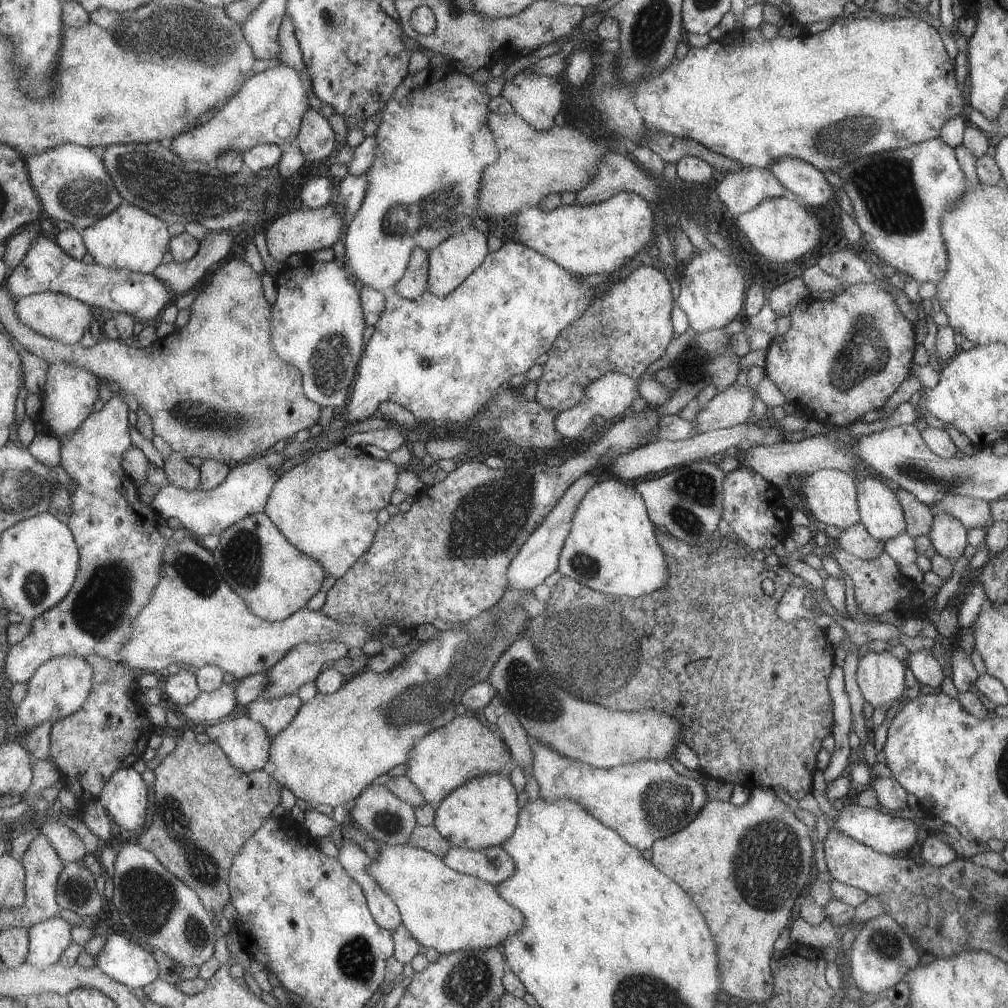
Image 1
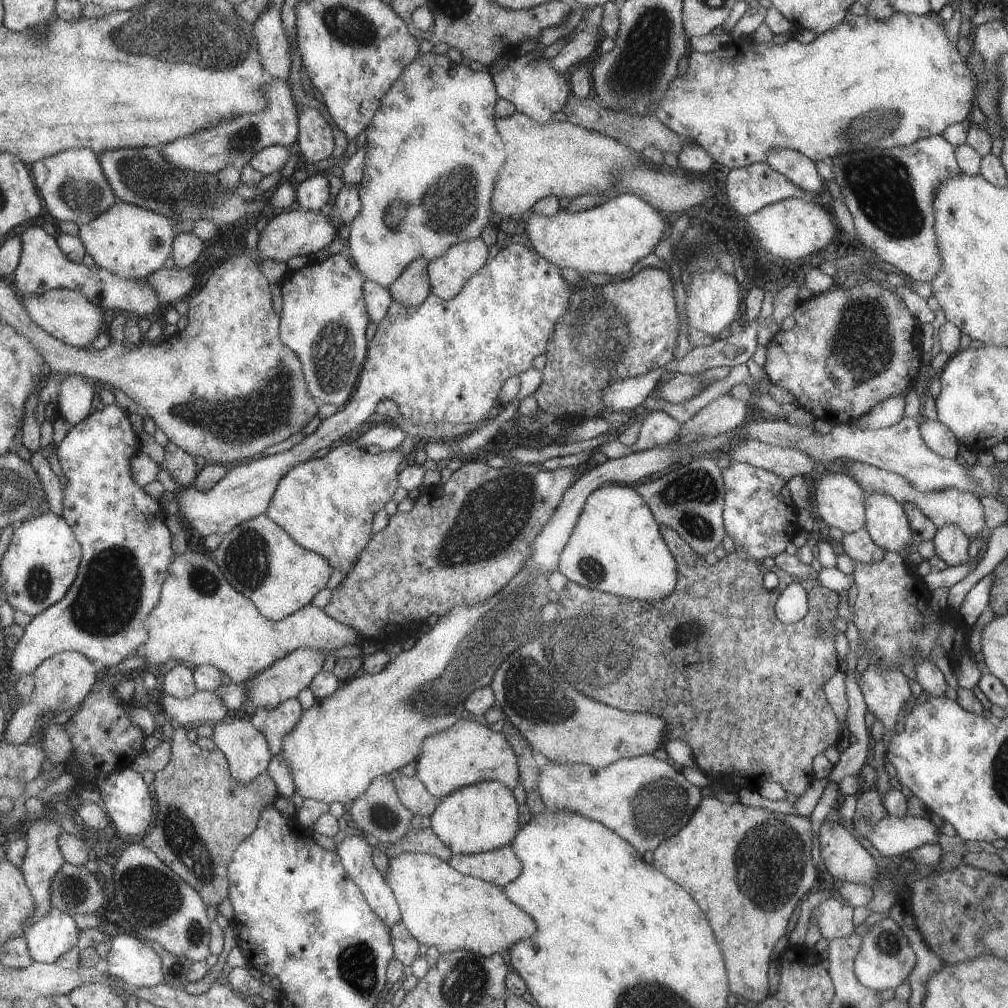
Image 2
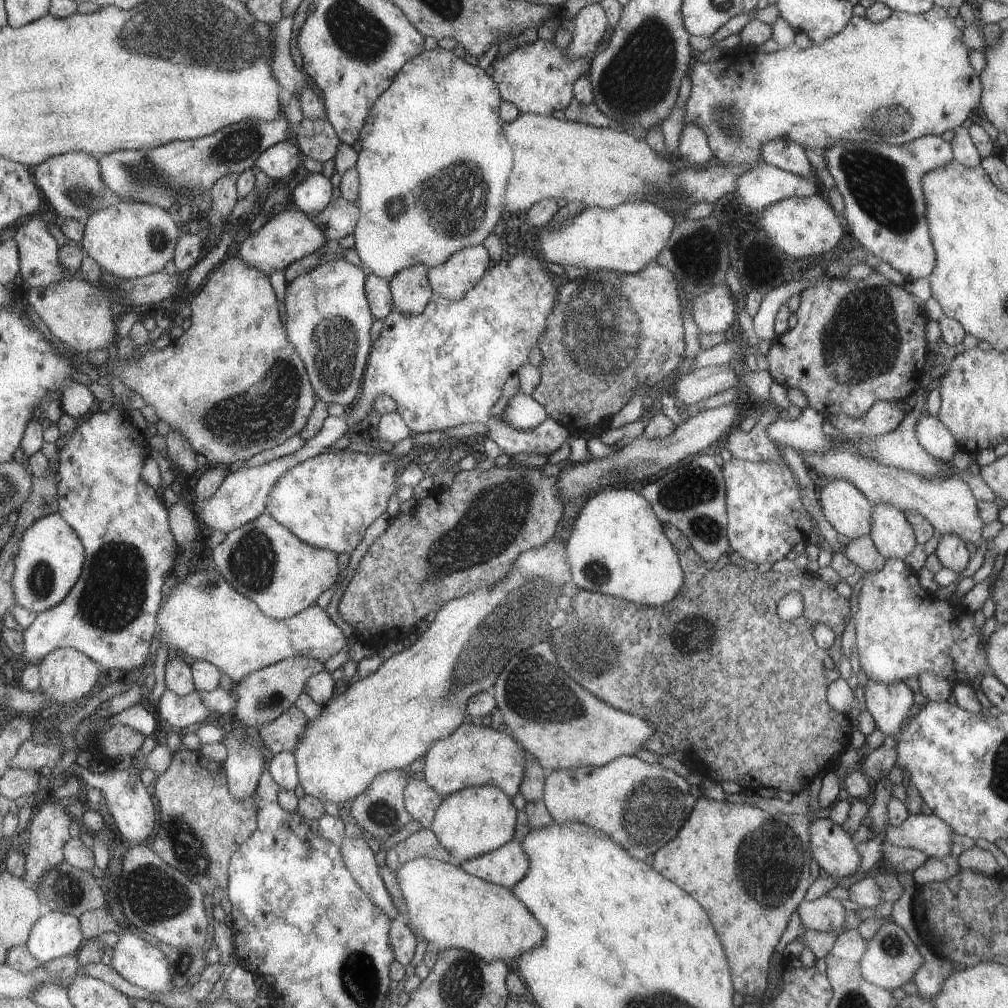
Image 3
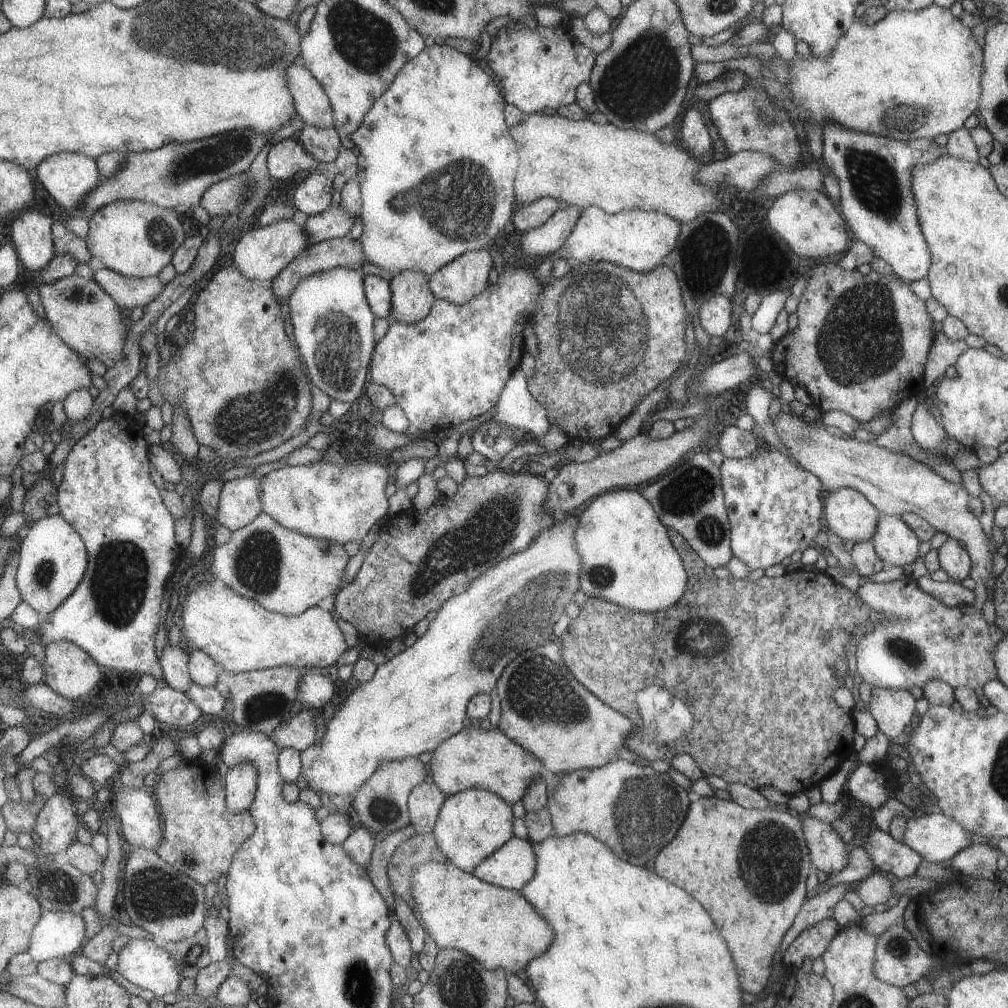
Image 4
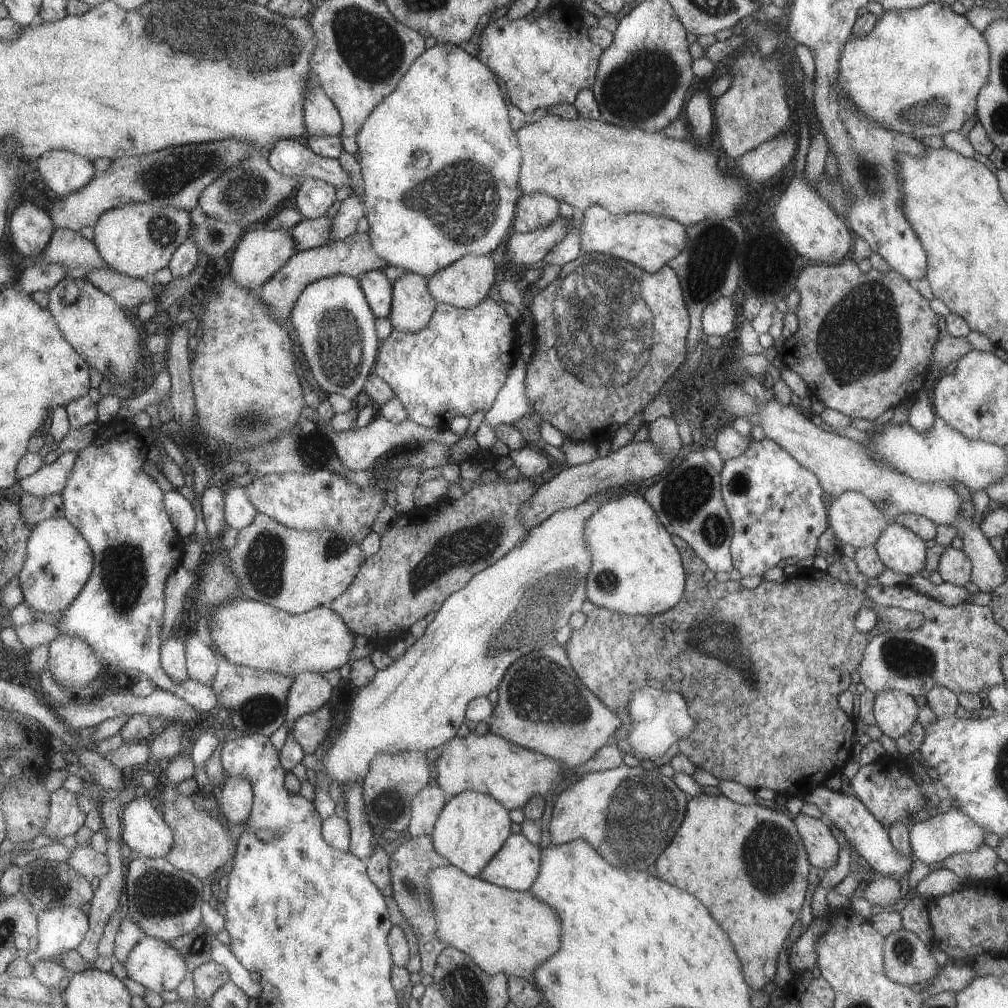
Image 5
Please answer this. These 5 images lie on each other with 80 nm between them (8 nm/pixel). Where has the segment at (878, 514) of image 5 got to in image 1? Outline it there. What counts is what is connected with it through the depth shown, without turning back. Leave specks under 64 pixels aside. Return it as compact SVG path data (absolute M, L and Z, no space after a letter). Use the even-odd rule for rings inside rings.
M819 469L805 476L801 486L809 512L825 525L832 524L843 530L860 522L857 504L857 482L851 478L851 472L837 469Z

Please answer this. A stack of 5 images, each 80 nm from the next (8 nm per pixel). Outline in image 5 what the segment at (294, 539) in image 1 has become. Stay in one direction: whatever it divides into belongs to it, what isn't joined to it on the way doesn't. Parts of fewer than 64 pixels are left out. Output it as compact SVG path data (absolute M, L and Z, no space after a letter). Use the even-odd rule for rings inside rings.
M319 466L311 473L271 473L251 480L245 490L257 513L265 513L271 520L300 531L353 535L364 526L371 526L375 514L385 505L383 492L375 482L362 489L343 475Z

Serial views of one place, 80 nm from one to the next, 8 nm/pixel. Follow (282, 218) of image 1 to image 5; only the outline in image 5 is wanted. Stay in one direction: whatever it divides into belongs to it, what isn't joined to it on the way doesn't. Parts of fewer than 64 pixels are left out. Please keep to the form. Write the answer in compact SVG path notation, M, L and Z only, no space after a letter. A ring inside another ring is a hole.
M267 227L245 231L233 246L233 257L227 272L228 276L240 287L246 289L260 287L295 253L294 242L288 232L282 228Z

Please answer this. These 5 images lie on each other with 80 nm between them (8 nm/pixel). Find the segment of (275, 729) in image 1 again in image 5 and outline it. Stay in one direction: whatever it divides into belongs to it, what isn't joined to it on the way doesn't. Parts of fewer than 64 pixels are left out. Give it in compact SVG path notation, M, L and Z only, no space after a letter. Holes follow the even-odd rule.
M327 703L323 707L300 716L295 723L292 723L292 737L302 748L305 755L311 755L315 748L321 745L331 726L331 710Z

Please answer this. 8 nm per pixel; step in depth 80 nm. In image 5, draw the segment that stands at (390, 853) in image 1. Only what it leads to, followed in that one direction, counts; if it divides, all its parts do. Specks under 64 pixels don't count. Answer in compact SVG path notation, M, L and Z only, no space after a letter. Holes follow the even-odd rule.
M451 864L432 868L425 874L436 918L438 939L446 946L464 952L483 972L491 976L503 973L531 980L540 964L545 963L560 950L562 920L553 907L537 900L531 891L512 891L498 887L481 880L478 876L470 877Z

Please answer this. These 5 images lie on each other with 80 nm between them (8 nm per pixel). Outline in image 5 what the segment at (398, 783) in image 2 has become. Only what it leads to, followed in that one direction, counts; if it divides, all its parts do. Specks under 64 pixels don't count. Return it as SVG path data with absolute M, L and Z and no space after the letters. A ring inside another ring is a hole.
M437 784L425 787L412 800L412 814L405 836L430 835L437 815L447 801L447 796Z

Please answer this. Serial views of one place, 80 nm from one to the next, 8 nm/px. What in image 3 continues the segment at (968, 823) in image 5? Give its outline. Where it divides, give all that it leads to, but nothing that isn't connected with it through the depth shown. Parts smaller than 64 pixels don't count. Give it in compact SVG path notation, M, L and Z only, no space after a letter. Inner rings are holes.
M924 812L907 815L898 825L887 824L881 850L887 845L909 847L924 852L928 857L941 860L950 853L953 828L944 820Z

